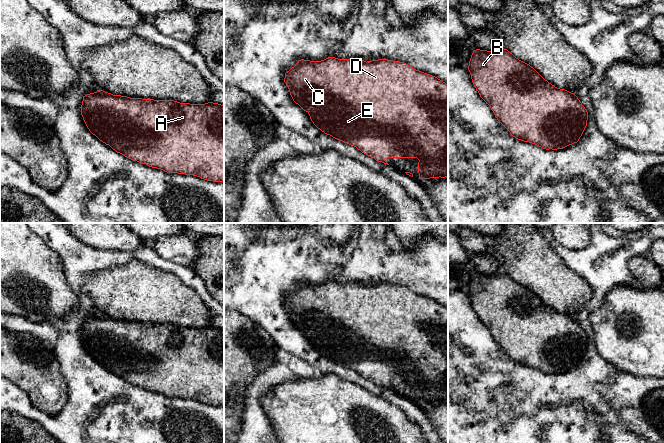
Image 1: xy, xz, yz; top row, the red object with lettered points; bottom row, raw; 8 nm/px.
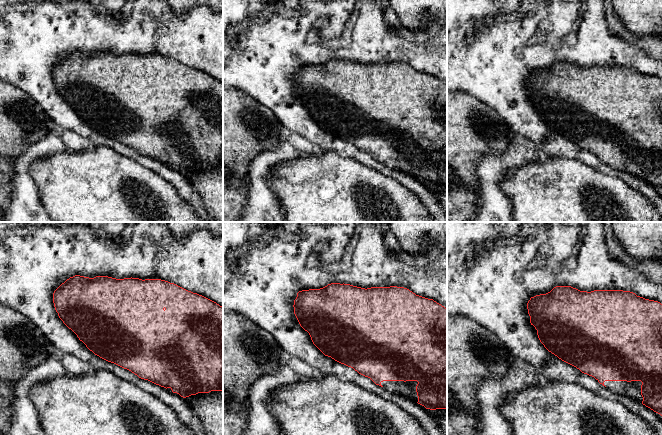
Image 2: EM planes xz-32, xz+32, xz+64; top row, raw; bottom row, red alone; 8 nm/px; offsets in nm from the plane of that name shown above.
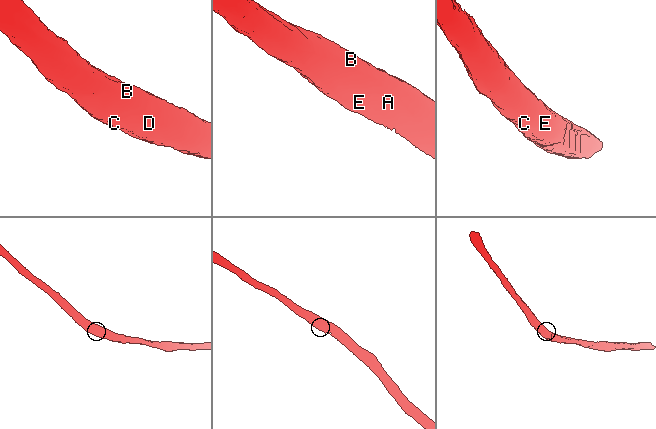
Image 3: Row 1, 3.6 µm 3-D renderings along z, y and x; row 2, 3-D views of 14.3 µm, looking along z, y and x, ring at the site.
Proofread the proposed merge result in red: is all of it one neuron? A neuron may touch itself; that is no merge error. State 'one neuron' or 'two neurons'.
one neuron

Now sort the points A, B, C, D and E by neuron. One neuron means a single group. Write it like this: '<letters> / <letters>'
A B C D E

